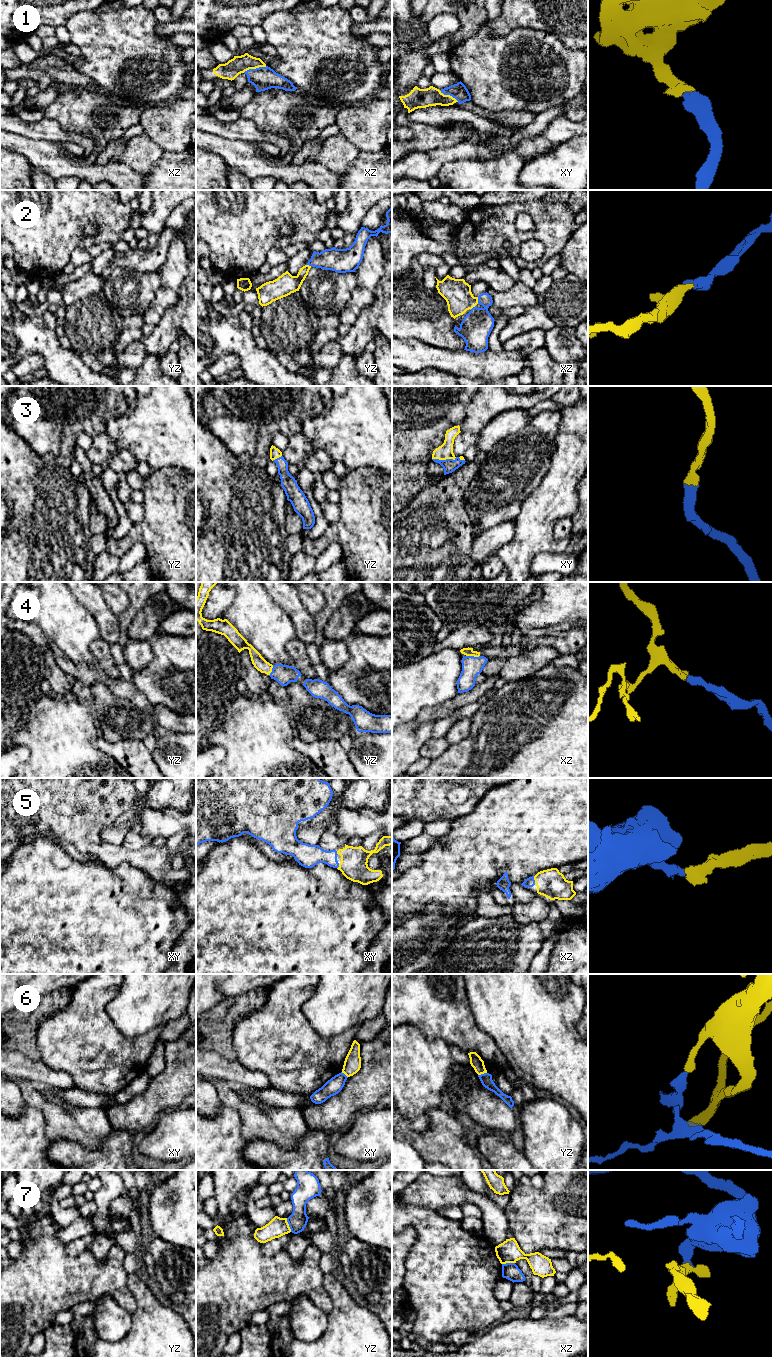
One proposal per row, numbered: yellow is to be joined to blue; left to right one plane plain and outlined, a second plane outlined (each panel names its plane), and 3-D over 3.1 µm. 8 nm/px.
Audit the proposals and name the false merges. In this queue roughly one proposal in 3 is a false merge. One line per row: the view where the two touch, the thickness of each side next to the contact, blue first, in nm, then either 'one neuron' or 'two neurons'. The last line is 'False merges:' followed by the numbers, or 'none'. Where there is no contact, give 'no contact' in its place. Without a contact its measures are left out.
1: meets blue in xz; 190 nm thick on the blue side, 140 nm on the other; one neuron
2: meets blue in xz; 240 nm thick on the blue side, 220 nm on the other; one neuron
3: meets blue in xy; 110 nm thick on the blue side, 120 nm on the other; one neuron
4: meets blue in xz; 160 nm thick on the blue side, 70 nm on the other; one neuron
5: meets blue in xz; 80 nm thick on the blue side, 220 nm on the other; one neuron
6: meets blue in yz; 100 nm thick on the blue side, 100 nm on the other; two neurons
7: meets blue in yz; 150 nm thick on the blue side, 160 nm on the other; two neurons
False merges: 6, 7

